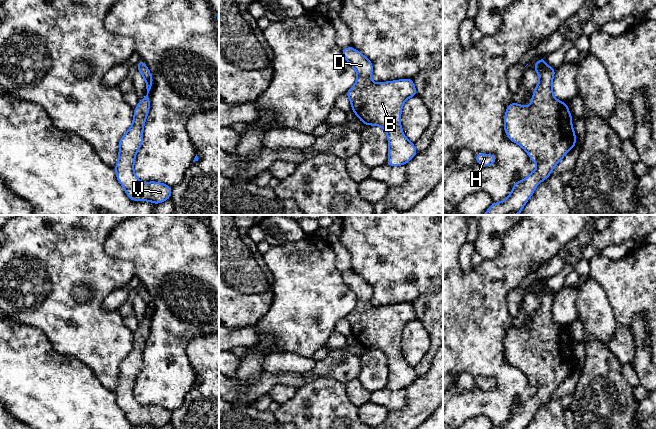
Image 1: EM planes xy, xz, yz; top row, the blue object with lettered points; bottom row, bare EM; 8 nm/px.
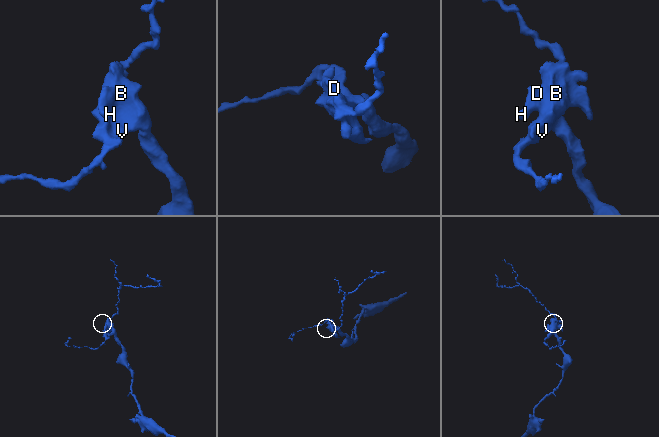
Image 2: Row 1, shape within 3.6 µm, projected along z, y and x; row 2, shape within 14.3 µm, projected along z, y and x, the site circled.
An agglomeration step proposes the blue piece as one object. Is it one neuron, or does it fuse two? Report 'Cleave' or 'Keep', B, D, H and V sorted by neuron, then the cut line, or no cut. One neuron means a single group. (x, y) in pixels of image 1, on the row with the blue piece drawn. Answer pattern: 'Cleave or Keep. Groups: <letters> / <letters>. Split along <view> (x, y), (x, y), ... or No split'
Keep. Groups: B D H V. No split

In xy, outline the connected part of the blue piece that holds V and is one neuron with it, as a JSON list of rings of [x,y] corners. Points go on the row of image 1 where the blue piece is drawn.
[[[139,60],[137,70],[146,81],[145,98],[139,100],[134,111],[131,127],[119,141],[118,162],[115,165],[116,178],[132,201],[148,201],[154,204],[170,199],[172,187],[160,182],[141,182],[134,173],[135,157],[143,142],[143,128],[150,110],[149,94],[153,79],[145,62]]]

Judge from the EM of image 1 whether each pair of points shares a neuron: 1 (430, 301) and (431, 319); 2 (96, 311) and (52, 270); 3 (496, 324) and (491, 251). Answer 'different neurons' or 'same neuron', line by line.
1: same neuron
2: same neuron
3: different neurons

